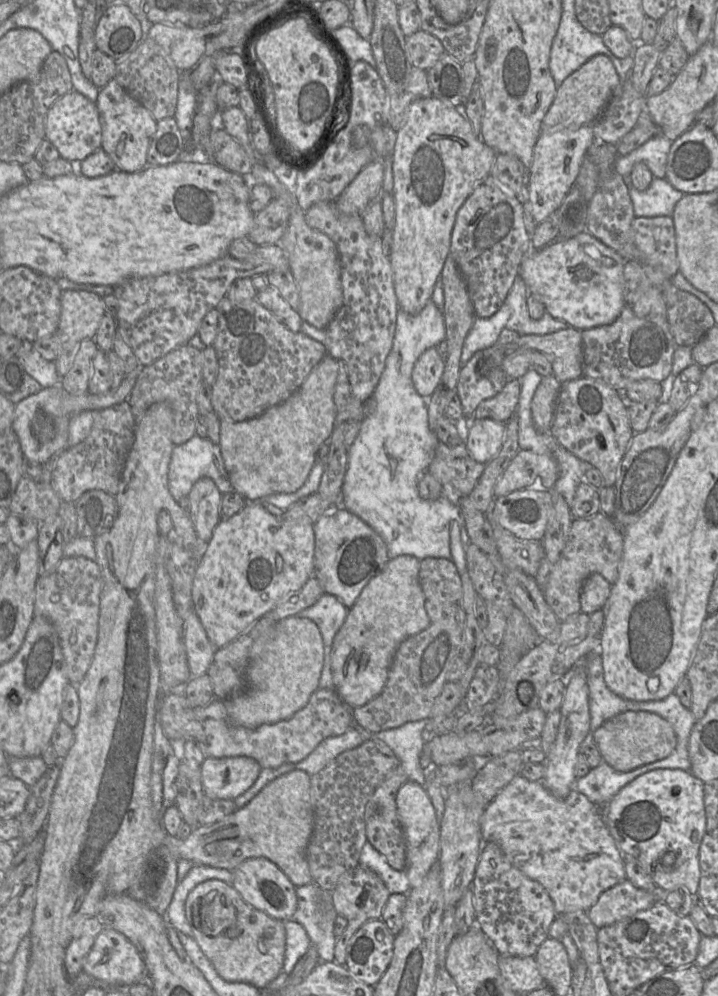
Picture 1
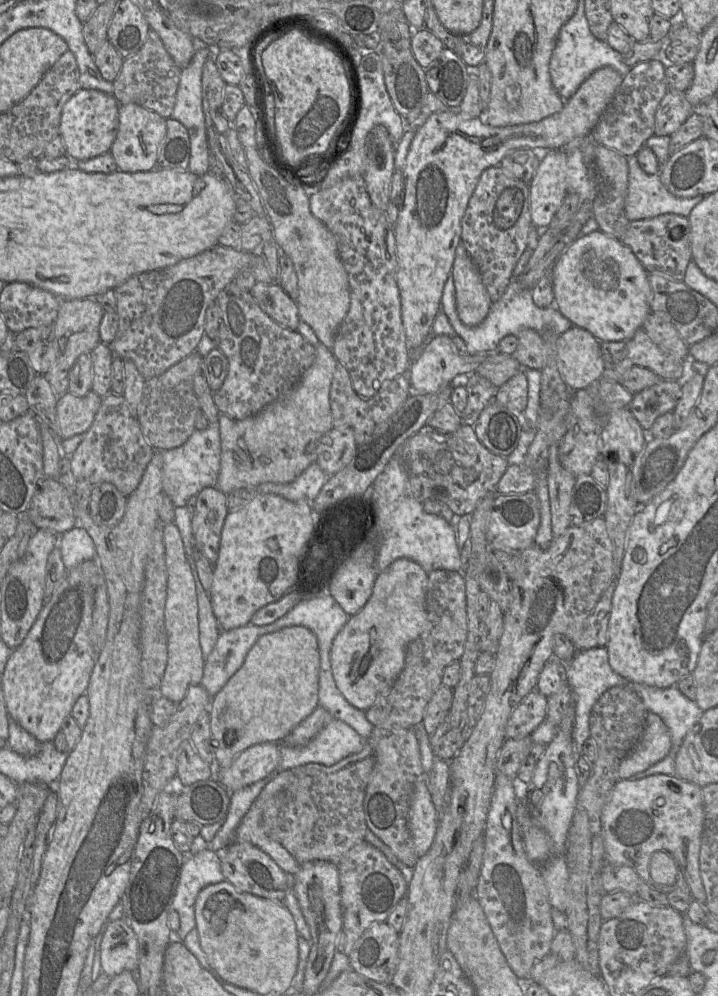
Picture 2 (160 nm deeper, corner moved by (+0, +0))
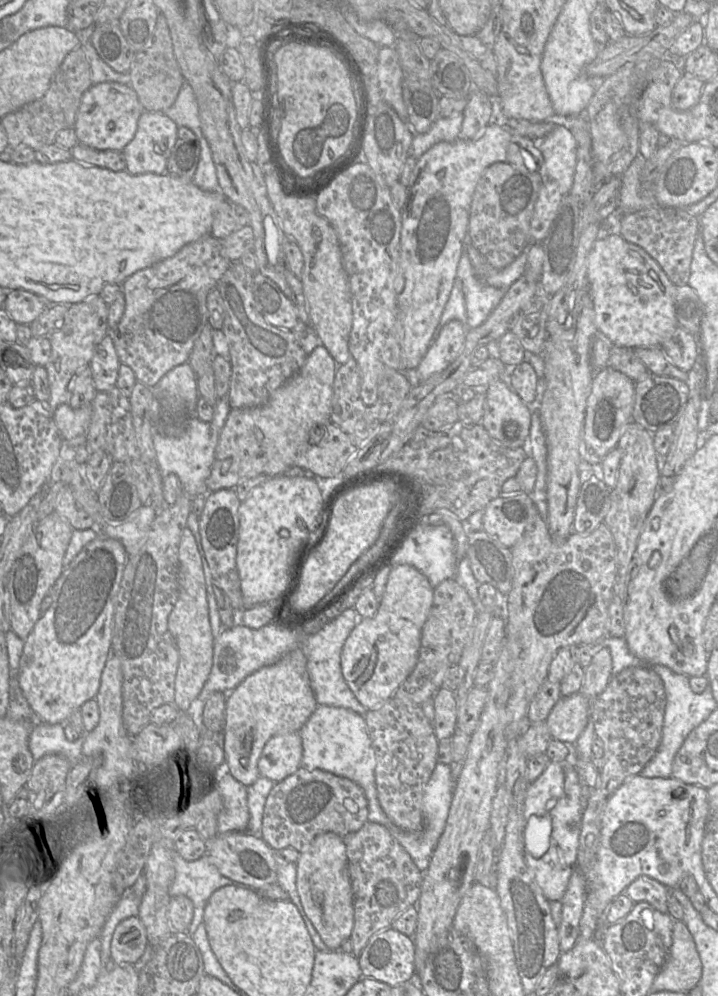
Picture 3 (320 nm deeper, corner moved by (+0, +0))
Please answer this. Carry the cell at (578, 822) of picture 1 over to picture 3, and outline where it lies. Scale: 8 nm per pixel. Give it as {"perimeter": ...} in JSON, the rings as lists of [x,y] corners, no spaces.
{"perimeter":[[[640,875],[625,889],[625,894],[634,902],[647,902],[660,912],[667,912],[667,897],[671,891],[661,882]]]}

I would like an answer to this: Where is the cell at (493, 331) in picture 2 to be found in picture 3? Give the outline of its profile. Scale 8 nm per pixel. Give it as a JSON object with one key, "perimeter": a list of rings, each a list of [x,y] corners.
{"perimeter":[[[463,252],[456,277],[461,280],[467,312],[467,329],[480,326],[498,306],[505,291],[479,279],[471,261]]]}

